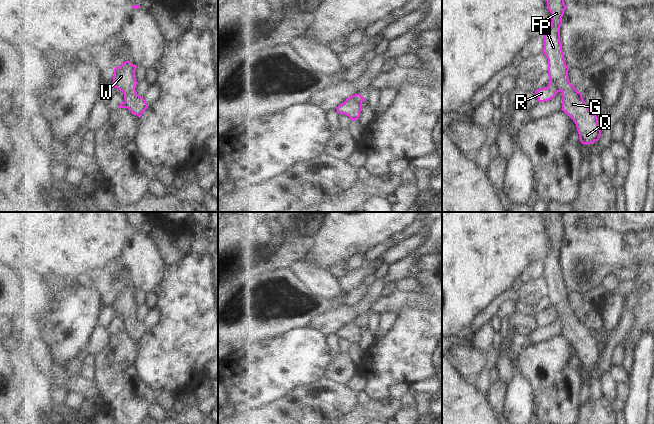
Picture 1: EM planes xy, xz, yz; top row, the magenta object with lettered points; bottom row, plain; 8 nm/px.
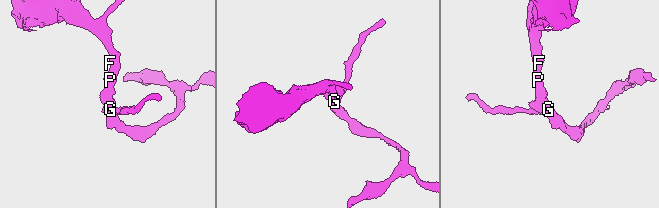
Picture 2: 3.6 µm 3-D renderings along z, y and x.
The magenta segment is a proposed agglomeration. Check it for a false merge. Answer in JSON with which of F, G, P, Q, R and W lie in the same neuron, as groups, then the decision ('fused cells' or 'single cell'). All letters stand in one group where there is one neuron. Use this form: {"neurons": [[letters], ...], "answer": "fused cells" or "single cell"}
{"neurons": [["F", "G", "P", "Q", "R", "W"]], "answer": "single cell"}

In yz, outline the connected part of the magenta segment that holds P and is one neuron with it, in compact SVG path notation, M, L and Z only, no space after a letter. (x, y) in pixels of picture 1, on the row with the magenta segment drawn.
M546 0L551 12L552 22L544 35L543 53L548 59L548 74L550 83L547 88L535 91L539 102L552 100L558 92L562 92L562 111L568 114L575 122L582 144L594 144L601 136L598 117L585 104L582 93L578 92L569 82L568 71L562 43L560 41L560 27L562 17L568 6L564 0Z

